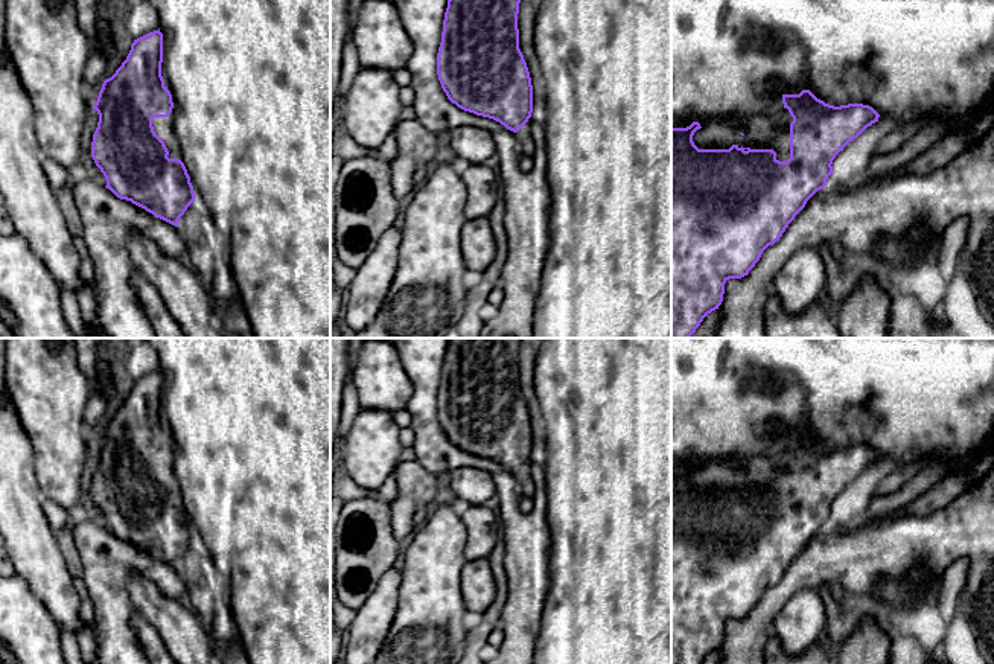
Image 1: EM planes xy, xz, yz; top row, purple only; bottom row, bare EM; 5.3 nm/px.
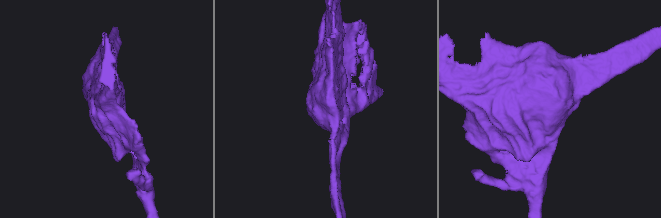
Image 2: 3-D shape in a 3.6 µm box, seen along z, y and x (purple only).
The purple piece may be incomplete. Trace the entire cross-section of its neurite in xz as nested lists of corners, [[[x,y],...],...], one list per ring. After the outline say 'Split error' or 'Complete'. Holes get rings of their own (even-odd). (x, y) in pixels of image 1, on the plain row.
[[[449,338],[437,416],[458,449],[518,474],[533,454],[533,426],[519,390],[522,338]]]. Complete

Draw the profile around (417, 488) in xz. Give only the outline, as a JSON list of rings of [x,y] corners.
[[[400,461],[393,472],[397,500],[391,503],[391,530],[406,544],[413,535],[413,518],[419,509],[428,513],[446,496],[444,478],[429,472],[419,461]]]

